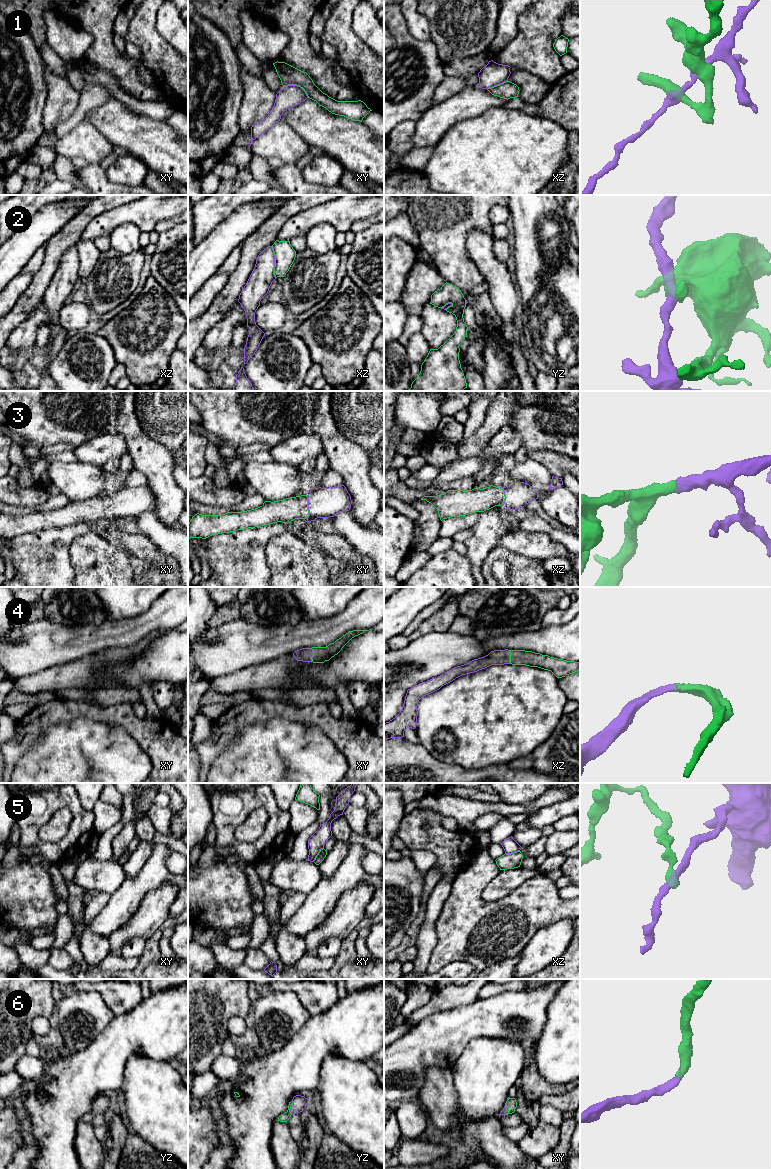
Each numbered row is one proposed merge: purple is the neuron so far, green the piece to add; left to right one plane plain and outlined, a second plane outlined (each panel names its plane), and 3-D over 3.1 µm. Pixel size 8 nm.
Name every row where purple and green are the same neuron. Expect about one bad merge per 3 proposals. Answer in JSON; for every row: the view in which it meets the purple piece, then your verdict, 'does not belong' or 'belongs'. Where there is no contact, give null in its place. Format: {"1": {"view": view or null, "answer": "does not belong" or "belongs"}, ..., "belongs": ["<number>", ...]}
{"1": {"view": "xy", "answer": "does not belong"}, "2": {"view": "xz", "answer": "does not belong"}, "3": {"view": "xy", "answer": "belongs"}, "4": {"view": "xy", "answer": "belongs"}, "5": {"view": "xy", "answer": "does not belong"}, "6": {"view": "yz", "answer": "belongs"}, "belongs": ["3", "4", "6"]}

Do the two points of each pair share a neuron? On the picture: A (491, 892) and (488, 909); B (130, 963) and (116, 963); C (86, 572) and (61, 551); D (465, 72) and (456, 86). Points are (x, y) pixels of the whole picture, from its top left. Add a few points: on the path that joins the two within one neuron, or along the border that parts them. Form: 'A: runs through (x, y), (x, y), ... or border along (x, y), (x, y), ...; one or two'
A: border along (511, 893), (492, 901), (484, 901), (481, 898); two
B: runs through (127, 963), (119, 963); one
C: border along (78, 536), (69, 547), (69, 560), (75, 576); two
D: border along (445, 75), (461, 76), (466, 79); two

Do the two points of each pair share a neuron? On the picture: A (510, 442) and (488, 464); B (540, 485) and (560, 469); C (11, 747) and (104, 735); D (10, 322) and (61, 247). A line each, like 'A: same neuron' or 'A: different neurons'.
A: same neuron
B: different neurons
C: different neurons
D: same neuron

